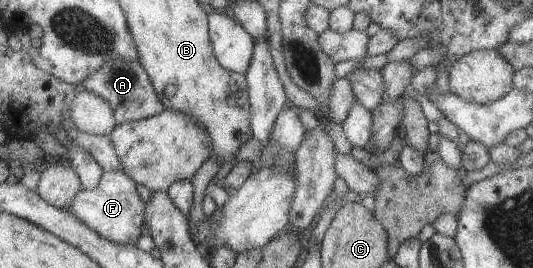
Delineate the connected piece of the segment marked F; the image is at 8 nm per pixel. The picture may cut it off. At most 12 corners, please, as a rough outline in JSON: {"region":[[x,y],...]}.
{"region":[[103,171],[66,210],[109,241],[134,245],[145,203],[124,172]]}

